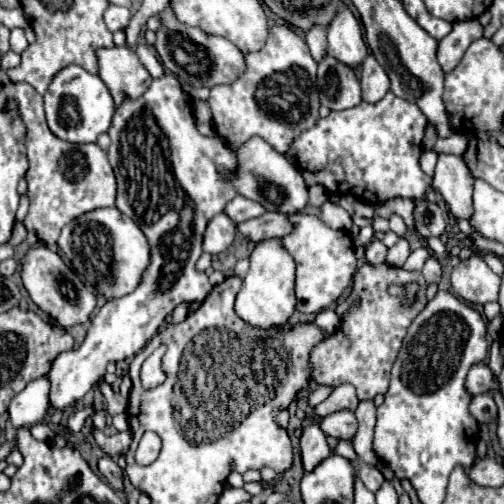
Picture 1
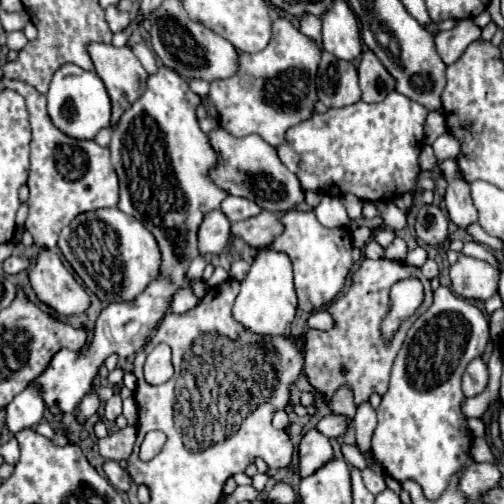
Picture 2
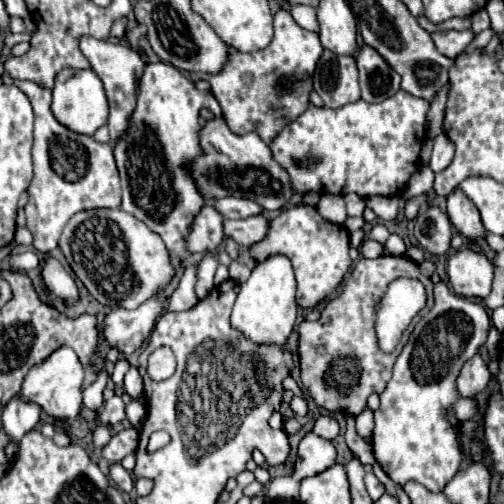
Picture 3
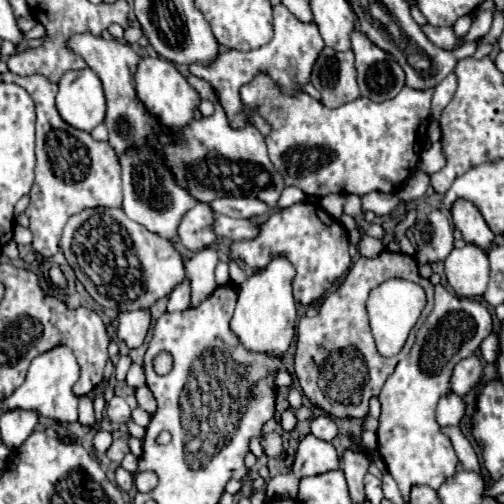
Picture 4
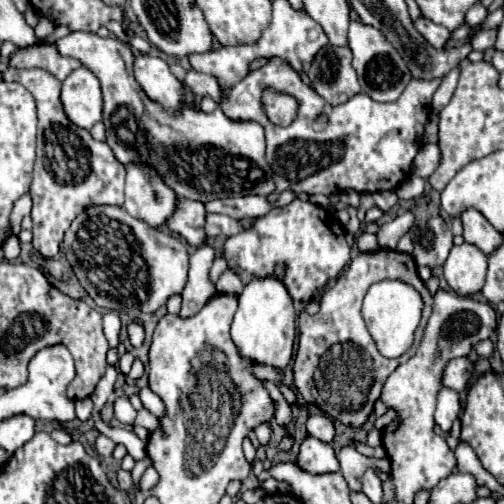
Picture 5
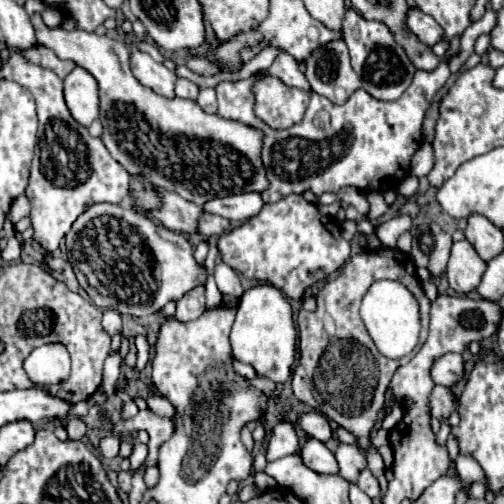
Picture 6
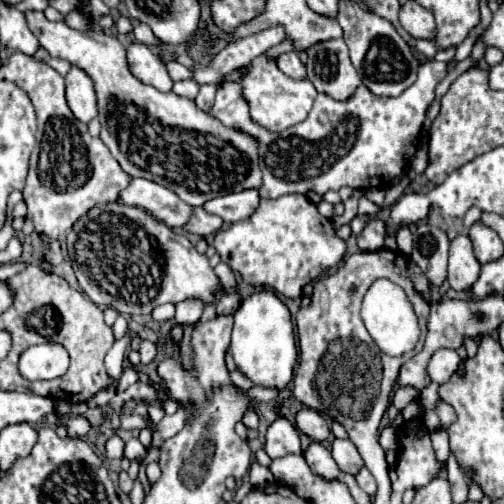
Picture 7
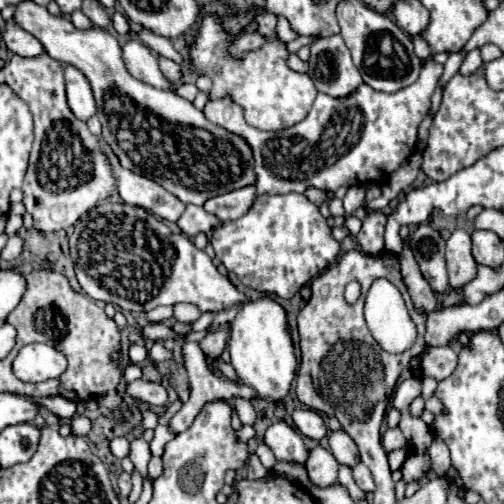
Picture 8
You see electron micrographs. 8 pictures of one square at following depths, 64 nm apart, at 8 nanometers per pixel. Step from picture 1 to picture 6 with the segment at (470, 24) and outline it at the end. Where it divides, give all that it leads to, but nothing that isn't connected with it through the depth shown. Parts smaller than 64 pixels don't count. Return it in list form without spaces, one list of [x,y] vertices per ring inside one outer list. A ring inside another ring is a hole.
[[[418,8],[408,12],[408,28],[410,28],[424,44],[428,44],[428,46],[438,44],[438,42],[444,38],[442,26],[440,26],[436,20],[432,20],[432,16],[420,12]]]

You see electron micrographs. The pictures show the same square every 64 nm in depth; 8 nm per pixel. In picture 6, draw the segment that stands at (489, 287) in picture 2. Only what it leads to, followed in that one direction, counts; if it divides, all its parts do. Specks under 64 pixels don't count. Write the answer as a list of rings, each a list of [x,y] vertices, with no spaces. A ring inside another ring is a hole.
[[[468,240],[454,242],[448,268],[444,272],[448,284],[458,294],[468,294],[478,288],[482,276],[486,272],[486,262],[478,256],[474,246]]]

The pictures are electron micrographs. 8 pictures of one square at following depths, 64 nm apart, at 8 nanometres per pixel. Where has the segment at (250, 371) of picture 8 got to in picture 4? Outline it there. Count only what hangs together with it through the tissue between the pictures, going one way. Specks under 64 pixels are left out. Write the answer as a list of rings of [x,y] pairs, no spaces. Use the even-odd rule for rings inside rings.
[[[278,256],[272,258],[272,262],[266,268],[254,272],[240,286],[230,328],[248,350],[268,352],[278,358],[282,358],[284,352],[288,350],[296,326],[296,302],[292,296],[292,278],[294,278],[294,266],[288,262],[288,258]]]

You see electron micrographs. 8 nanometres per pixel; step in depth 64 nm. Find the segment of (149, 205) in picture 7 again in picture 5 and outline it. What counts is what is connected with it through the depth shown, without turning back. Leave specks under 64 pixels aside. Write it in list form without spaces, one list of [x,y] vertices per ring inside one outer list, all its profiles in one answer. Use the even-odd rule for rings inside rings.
[[[180,198],[176,212],[172,214],[172,220],[168,228],[176,234],[180,234],[190,246],[200,246],[208,240],[204,232],[206,222],[206,208],[202,202]]]

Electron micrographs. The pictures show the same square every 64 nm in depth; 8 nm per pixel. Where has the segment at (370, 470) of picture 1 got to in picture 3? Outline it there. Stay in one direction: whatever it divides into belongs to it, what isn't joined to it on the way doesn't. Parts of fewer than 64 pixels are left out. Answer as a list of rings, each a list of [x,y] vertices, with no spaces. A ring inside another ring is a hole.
[[[368,472],[368,474],[364,476],[364,482],[366,482],[368,494],[372,496],[372,500],[378,500],[378,498],[384,494],[384,484],[382,484],[372,472]]]

